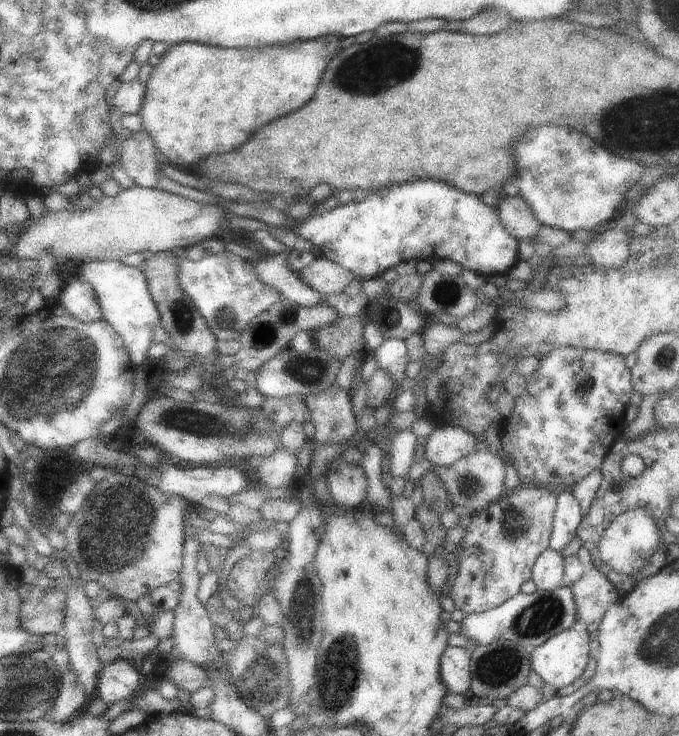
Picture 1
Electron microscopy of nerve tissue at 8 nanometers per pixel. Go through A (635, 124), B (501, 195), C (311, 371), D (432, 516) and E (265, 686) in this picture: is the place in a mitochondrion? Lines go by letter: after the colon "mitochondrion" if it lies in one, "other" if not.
A: mitochondrion
B: other
C: mitochondrion
D: other
E: mitochondrion

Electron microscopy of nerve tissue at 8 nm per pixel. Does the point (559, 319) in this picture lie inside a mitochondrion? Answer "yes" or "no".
no

